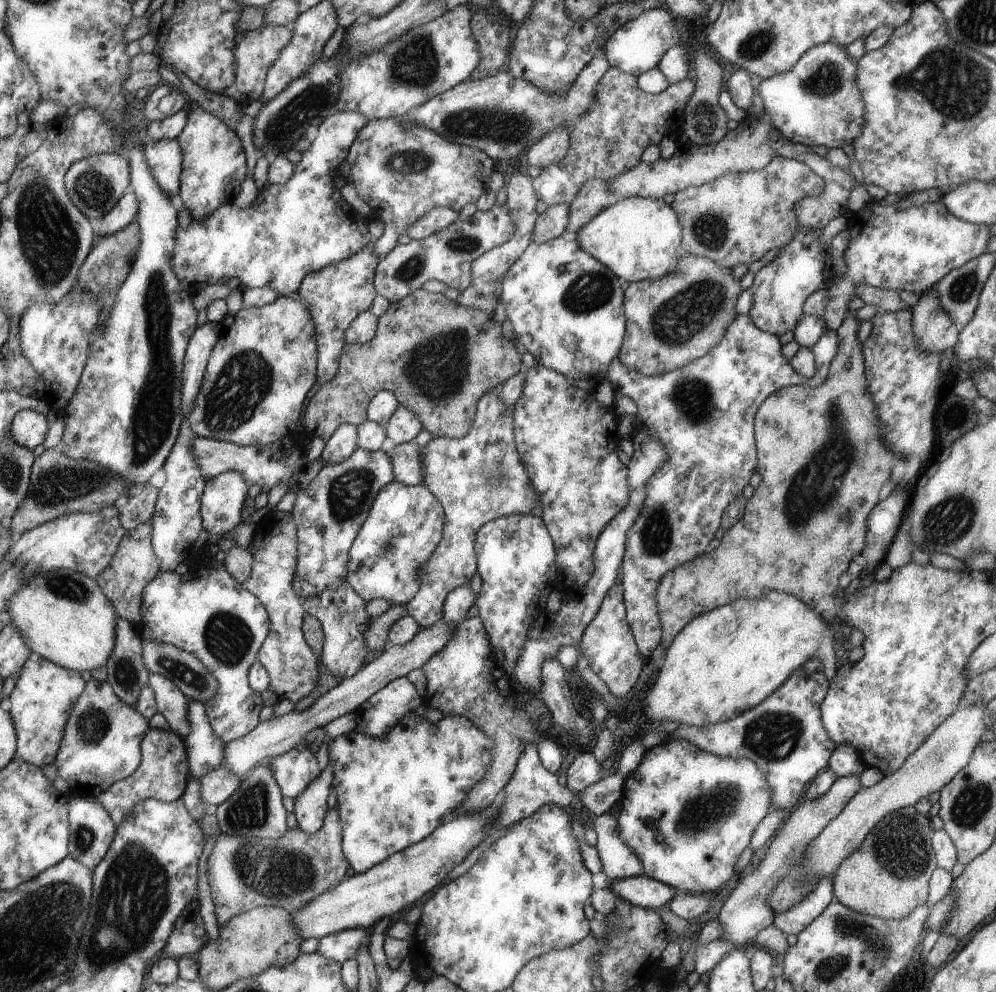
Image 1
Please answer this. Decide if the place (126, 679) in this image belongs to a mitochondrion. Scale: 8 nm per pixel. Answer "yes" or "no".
yes

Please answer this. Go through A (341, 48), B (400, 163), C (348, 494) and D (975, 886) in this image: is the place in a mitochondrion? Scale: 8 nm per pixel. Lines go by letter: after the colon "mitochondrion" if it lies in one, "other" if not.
A: other
B: mitochondrion
C: mitochondrion
D: other

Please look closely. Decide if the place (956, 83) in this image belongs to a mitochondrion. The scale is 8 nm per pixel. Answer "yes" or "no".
yes

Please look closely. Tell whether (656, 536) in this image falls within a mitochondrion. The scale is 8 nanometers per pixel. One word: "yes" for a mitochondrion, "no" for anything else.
yes

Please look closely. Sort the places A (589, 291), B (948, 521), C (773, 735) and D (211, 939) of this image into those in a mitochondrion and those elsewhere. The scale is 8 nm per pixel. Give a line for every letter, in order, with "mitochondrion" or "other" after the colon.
A: mitochondrion
B: mitochondrion
C: mitochondrion
D: other

